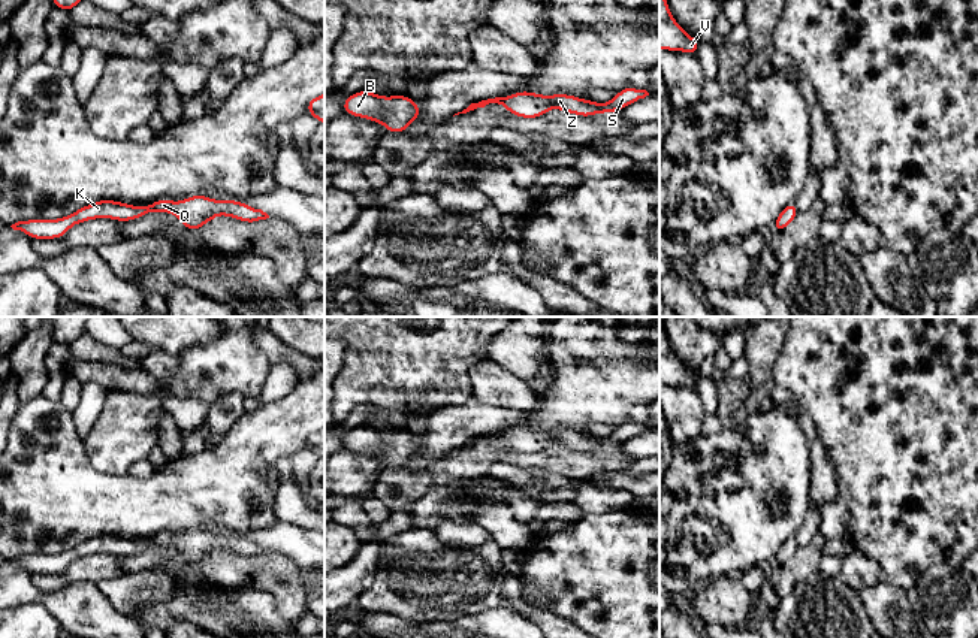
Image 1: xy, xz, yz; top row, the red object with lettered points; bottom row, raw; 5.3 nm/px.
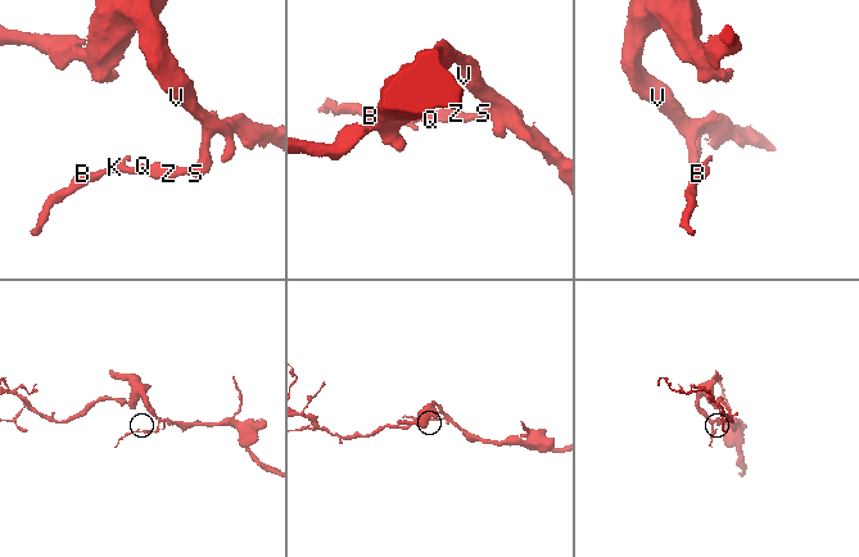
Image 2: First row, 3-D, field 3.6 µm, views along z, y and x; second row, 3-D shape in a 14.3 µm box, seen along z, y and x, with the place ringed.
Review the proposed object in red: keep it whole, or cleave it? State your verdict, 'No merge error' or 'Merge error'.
No merge error

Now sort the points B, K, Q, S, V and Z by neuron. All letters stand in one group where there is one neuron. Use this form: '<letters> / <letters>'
B K Q S V Z

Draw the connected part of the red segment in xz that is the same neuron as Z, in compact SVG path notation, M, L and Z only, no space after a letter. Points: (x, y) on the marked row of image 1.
M625 87L610 102L597 103L591 102L589 99L586 100L574 97L571 94L543 96L531 91L519 91L507 97L495 97L482 100L479 103L471 103L467 109L455 115L467 114L477 108L485 108L489 103L498 103L502 108L505 108L510 114L526 120L543 117L547 114L549 109L553 108L579 117L592 117L595 114L610 114L622 111L628 105L642 100L646 96L649 96L646 90Z

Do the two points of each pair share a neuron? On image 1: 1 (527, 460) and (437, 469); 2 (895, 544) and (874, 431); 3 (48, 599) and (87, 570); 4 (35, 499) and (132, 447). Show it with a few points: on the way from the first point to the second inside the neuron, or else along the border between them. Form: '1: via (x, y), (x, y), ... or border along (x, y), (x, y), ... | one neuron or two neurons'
1: via (504, 456), (488, 456), (474, 462), (459, 463) | one neuron
2: via (889, 516), (890, 459) | one neuron
3: border along (32, 577), (42, 592), (96, 583) | two neurons
4: border along (80, 441), (88, 462), (97, 471), (126, 474) | two neurons

